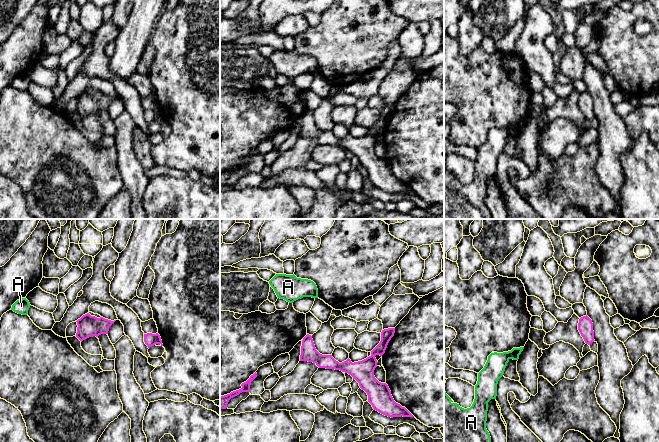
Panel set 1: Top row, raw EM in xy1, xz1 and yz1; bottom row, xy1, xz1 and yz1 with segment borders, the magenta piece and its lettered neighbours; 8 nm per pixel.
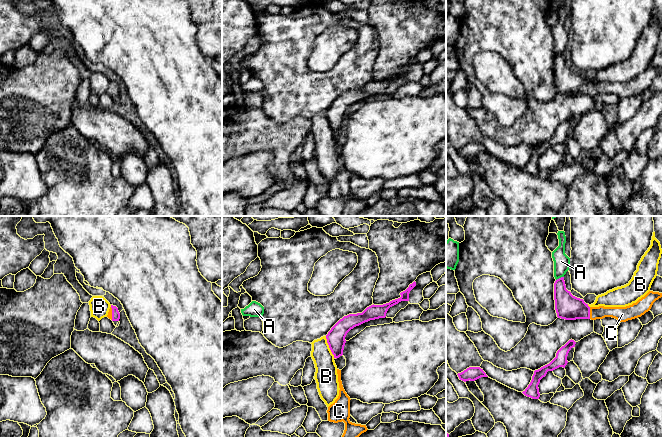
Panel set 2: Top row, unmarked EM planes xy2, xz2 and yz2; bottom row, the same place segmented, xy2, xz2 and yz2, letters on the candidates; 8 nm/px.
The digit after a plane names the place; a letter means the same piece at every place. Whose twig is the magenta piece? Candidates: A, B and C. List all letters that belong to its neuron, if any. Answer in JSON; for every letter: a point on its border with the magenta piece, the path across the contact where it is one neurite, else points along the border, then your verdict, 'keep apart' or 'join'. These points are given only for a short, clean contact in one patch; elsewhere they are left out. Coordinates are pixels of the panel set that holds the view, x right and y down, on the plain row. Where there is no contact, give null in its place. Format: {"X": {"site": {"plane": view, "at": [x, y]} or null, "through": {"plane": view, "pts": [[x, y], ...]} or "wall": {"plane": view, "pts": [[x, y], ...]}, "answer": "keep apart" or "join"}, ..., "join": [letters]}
{"A": {"site": {"plane": "yz2", "at": [559, 54]}, "answer": "keep apart"}, "B": {"site": {"plane": "xz2", "at": [329, 123]}, "wall": {"plane": "xz2", "pts": [[325, 112], [334, 134]]}, "answer": "keep apart"}, "C": {"site": {"plane": "yz2", "at": [589, 89]}, "through": {"plane": "yz2", "pts": [[568, 83], [589, 89], [620, 89]]}, "answer": "join"}, "join": ["C"]}

